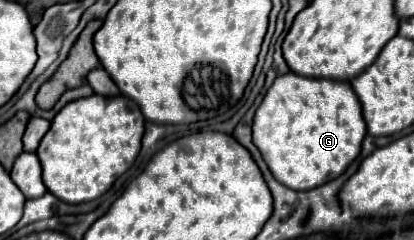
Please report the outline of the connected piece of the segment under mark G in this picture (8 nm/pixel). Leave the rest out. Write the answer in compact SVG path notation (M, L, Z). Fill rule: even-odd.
M295 73L279 75L273 81L253 121L253 143L263 153L263 159L267 161L275 179L289 189L313 189L315 185L337 179L359 155L365 133L367 127L361 117L361 105L349 81L307 79Z

